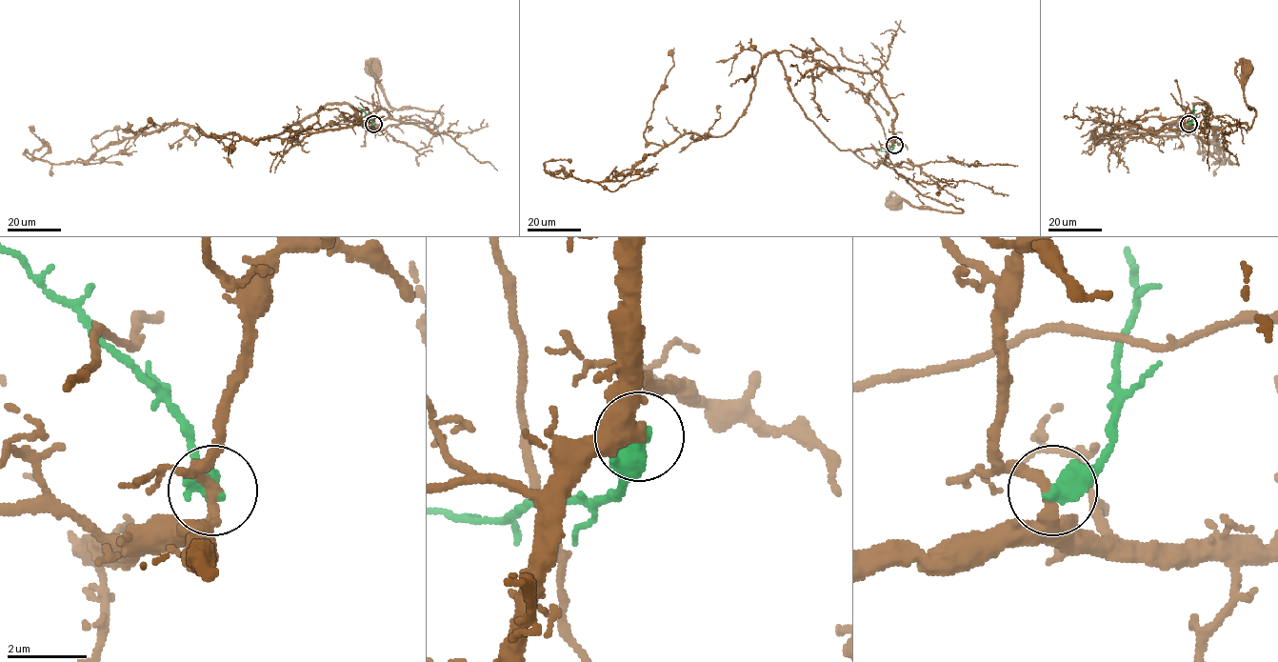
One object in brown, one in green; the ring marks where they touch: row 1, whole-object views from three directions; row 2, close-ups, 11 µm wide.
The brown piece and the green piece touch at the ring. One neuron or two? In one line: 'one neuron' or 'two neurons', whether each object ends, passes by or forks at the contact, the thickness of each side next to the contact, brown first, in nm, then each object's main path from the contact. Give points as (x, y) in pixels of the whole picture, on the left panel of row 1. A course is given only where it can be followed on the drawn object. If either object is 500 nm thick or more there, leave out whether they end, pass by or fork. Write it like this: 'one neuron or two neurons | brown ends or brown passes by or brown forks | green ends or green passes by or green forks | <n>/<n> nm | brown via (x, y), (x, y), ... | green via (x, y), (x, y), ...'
two neurons | 280/600 nm | brown via (373, 124), (365, 128), (423, 124), (433, 129), (442, 117), (436, 111), (393, 109), (374, 69) | green via (373, 124), (358, 107)

